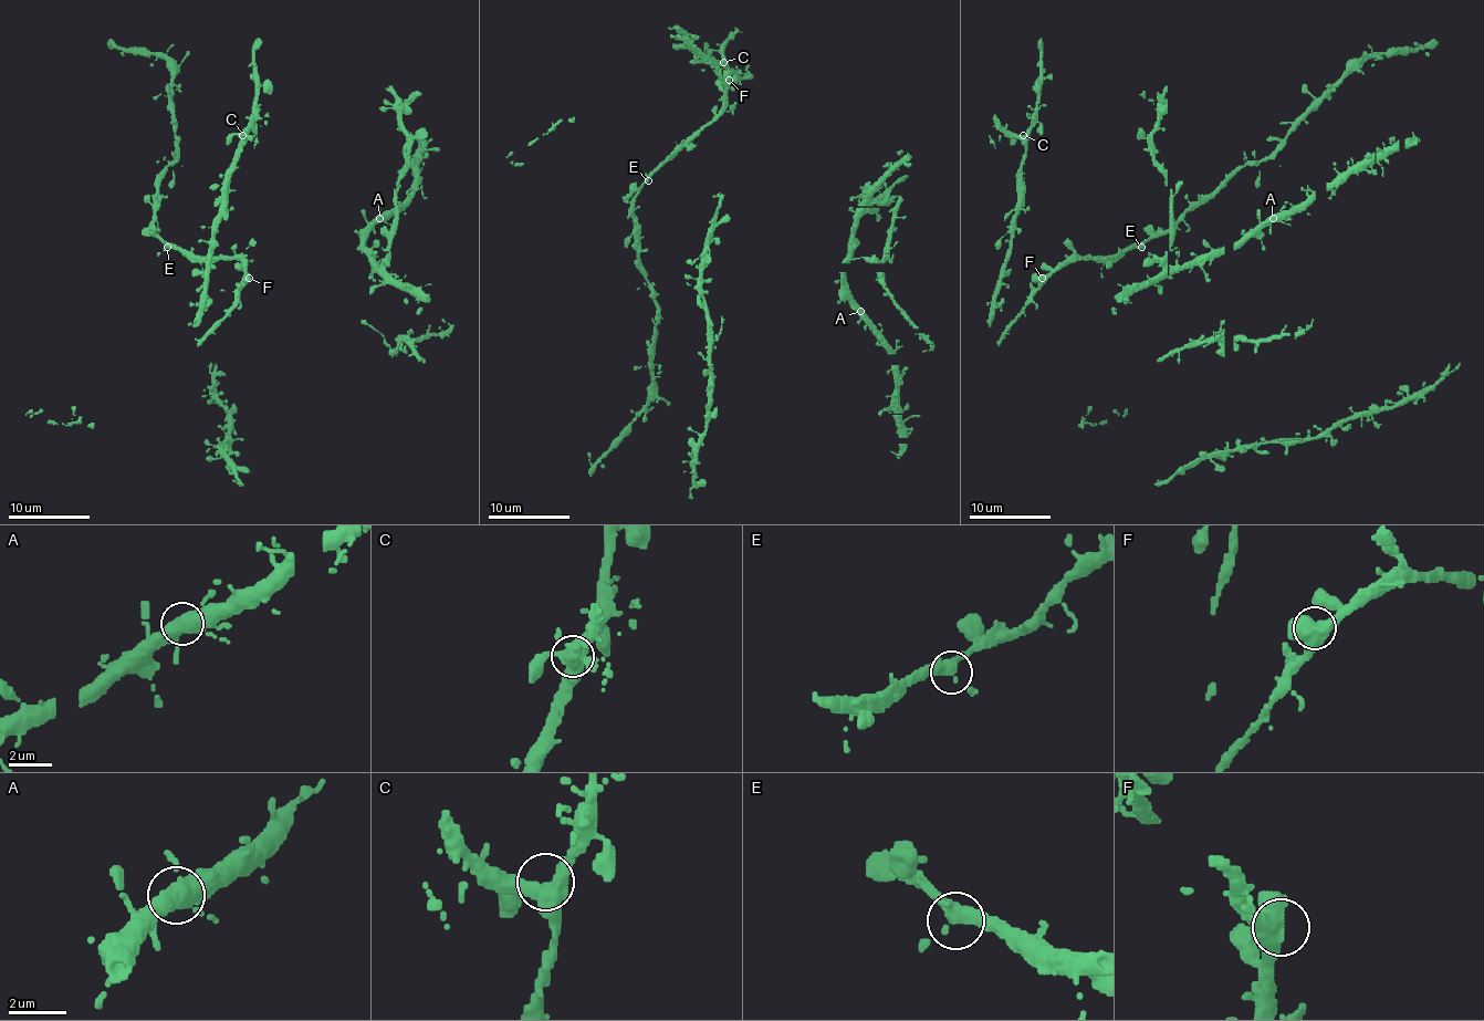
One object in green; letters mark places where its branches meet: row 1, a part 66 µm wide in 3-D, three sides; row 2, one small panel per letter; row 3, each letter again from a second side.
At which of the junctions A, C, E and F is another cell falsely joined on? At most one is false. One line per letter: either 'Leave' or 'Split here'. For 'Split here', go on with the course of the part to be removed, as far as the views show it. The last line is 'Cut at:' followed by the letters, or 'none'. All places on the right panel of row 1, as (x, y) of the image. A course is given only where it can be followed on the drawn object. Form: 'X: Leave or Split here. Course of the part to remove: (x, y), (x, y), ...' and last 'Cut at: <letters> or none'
A: Leave
C: Leave
E: Leave
F: Leave
Cut at: none

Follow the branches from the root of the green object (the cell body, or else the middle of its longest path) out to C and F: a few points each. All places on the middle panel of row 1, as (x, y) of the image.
C: (641, 184), (690, 142), (723, 104), (725, 80), (676, 29), (707, 60), (714, 64), (723, 62)
F: (641, 184), (721, 111), (723, 91), (729, 80)

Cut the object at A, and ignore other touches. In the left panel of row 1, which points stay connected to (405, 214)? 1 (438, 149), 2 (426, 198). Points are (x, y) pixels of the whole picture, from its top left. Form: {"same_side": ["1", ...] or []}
{"same_side": ["1", "2"]}

